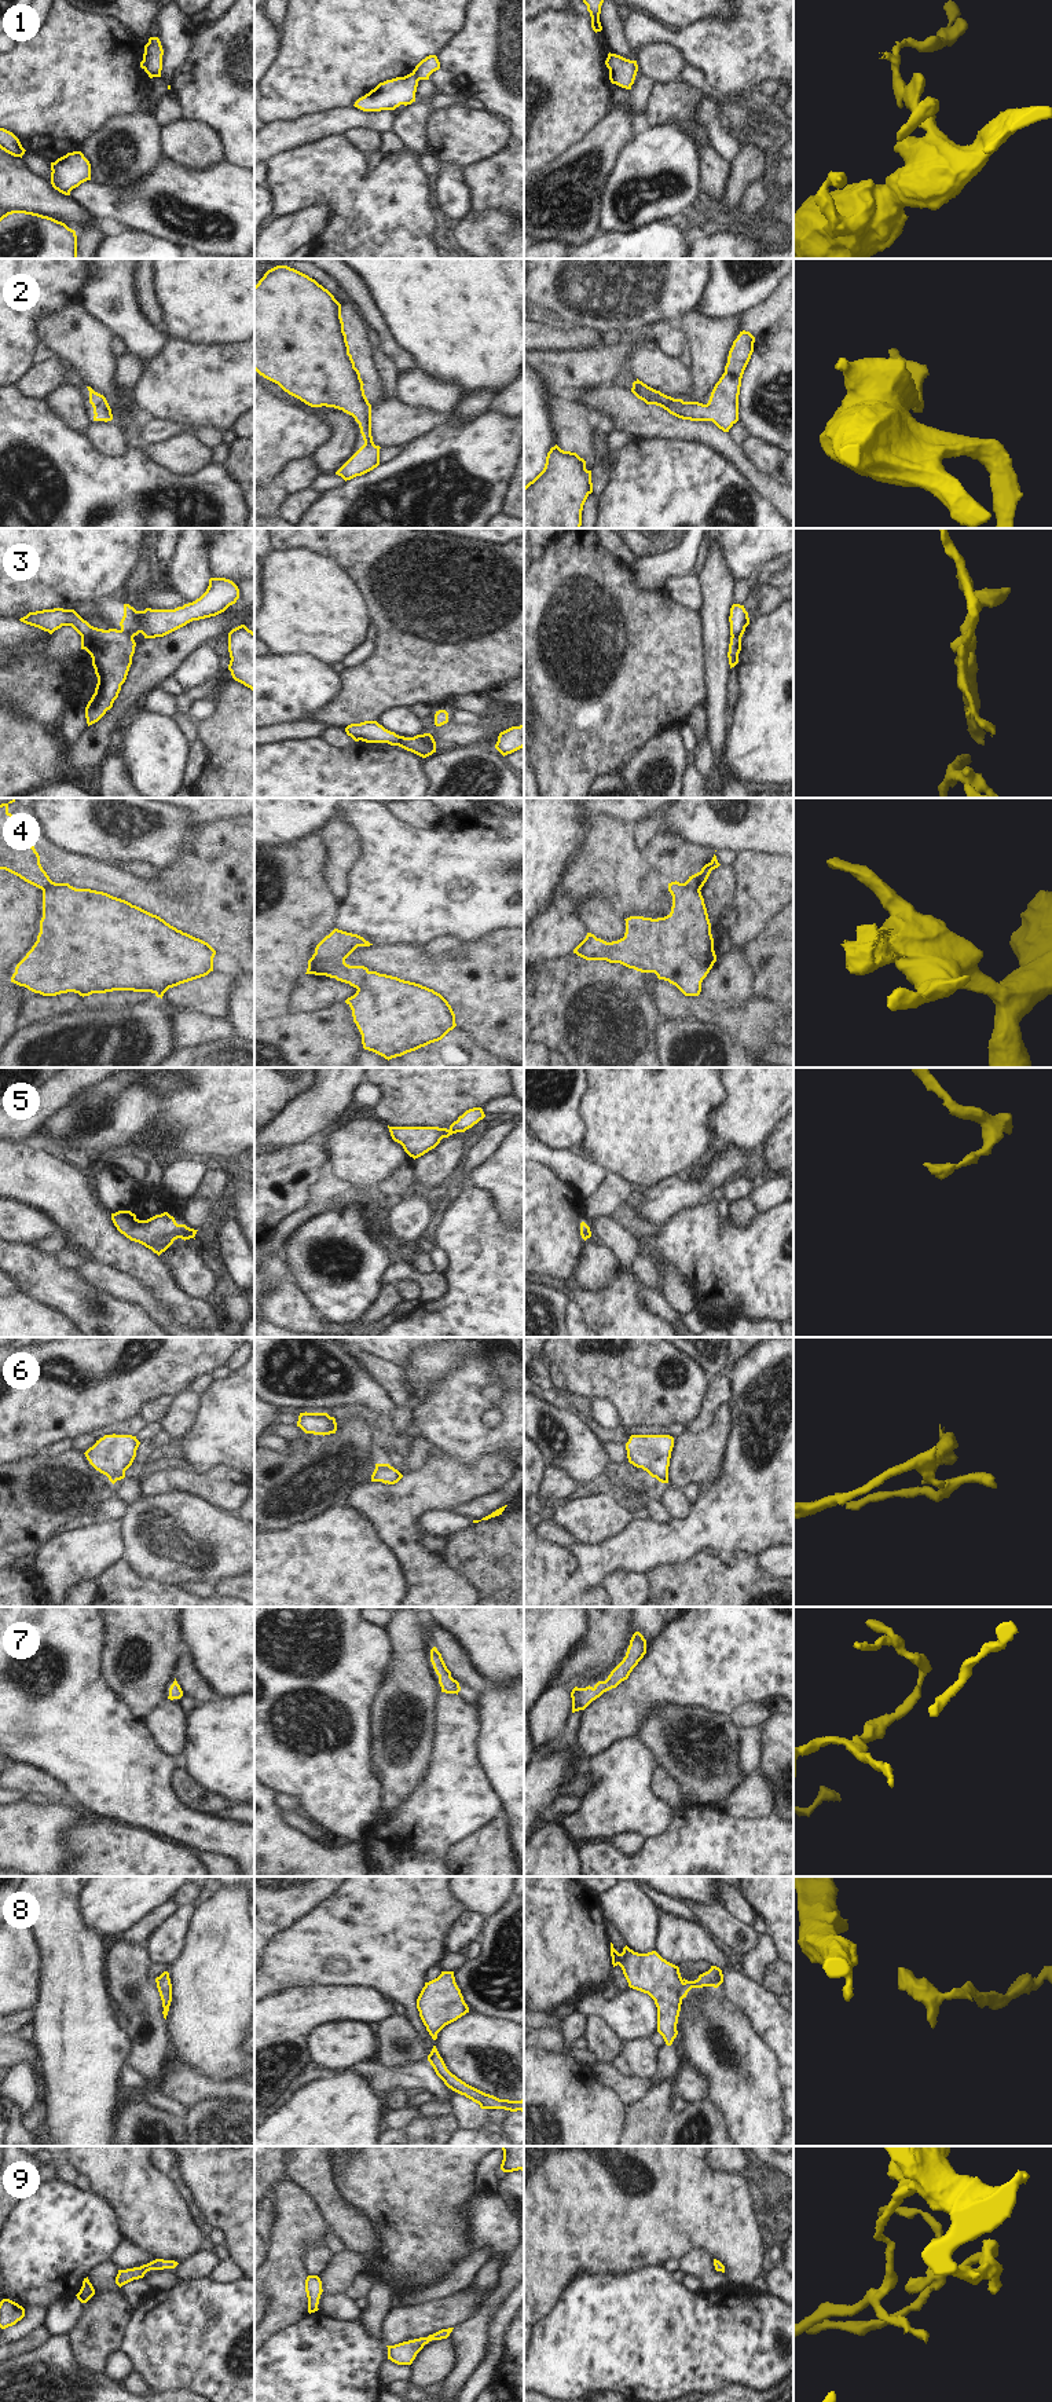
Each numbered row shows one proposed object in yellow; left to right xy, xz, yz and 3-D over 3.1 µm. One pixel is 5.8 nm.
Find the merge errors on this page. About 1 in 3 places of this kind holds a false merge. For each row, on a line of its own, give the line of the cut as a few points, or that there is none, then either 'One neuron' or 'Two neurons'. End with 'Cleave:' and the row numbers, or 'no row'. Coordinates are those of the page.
1: Split along xz (413, 72), (418, 80). Two neurons
2: No split. One neuron
3: Split along xy (121, 629), (132, 637). Two neurons
4: Split along xz (314, 954), (333, 977). Two neurons
5: No split. One neuron
6: No split. One neuron
7: No split. One neuron
8: No split. One neuron
9: No split. One neuron
Cleave: 1, 3, 4.

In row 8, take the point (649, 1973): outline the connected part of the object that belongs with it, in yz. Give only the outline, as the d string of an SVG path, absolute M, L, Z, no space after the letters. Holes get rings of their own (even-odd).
M611 1943L612 1965L620 1966L628 1987L648 1993L657 2007L657 2032L667 2046L678 2035L677 2024L682 1999L692 1988L714 1987L723 1982L722 1970L716 1966L699 1976L694 1981L681 1977L679 1967L663 1959L656 1951L638 1954L627 1945L619 1954Z

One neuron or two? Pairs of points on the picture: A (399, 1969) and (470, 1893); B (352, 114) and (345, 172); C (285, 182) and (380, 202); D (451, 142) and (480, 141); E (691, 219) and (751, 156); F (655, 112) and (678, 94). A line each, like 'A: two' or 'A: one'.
A: two
B: two
C: one
D: one
E: one
F: one

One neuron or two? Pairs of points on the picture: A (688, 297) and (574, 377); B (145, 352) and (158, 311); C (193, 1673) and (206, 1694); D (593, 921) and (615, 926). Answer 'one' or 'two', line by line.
A: two
B: two
C: one
D: one

